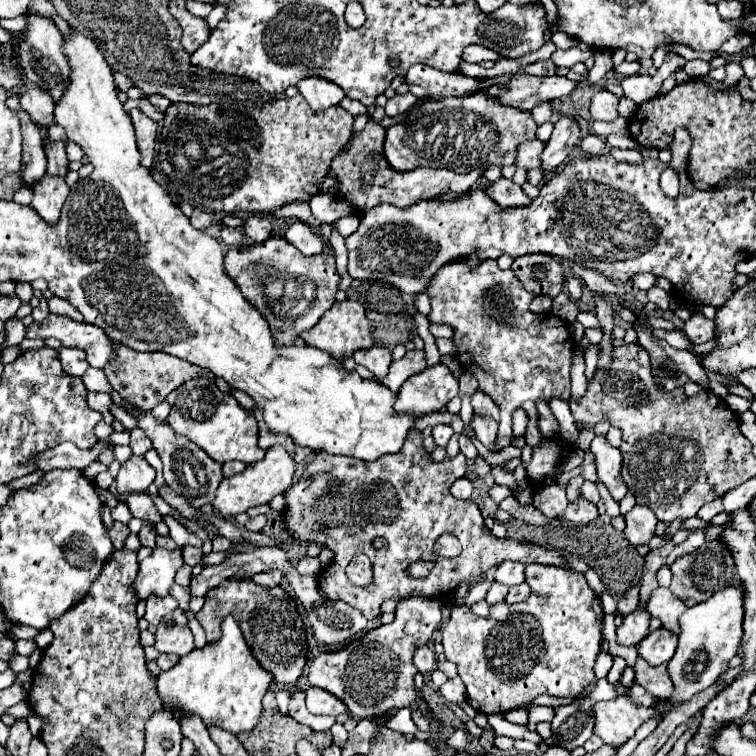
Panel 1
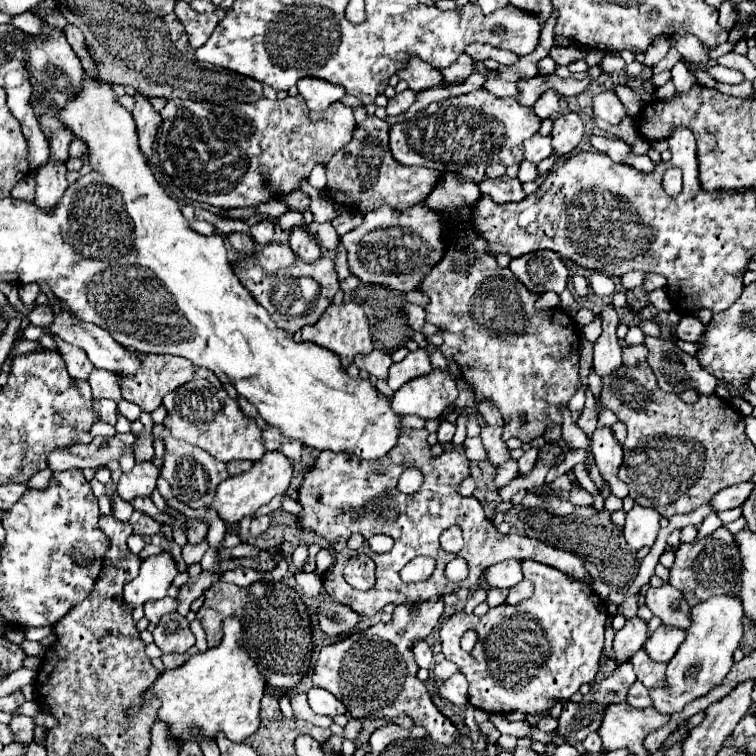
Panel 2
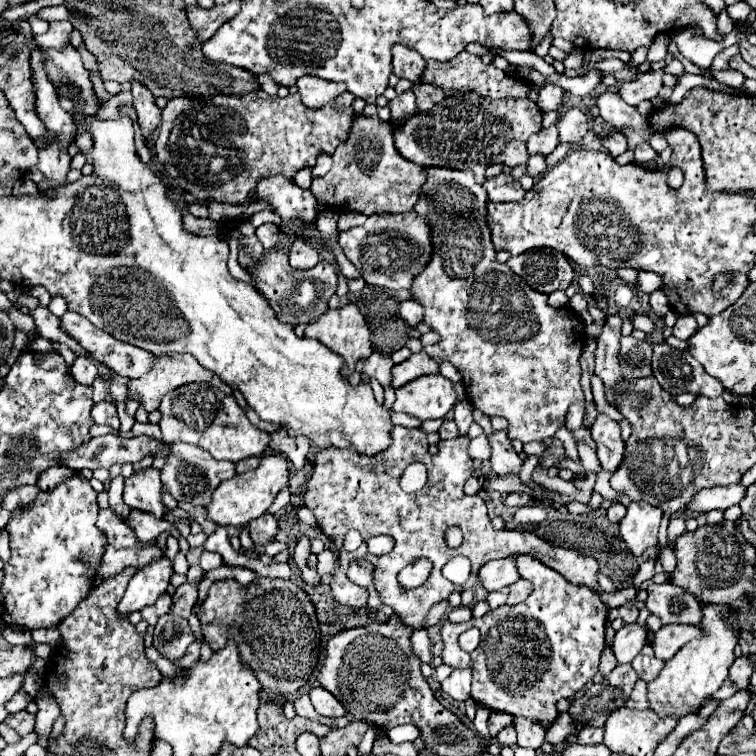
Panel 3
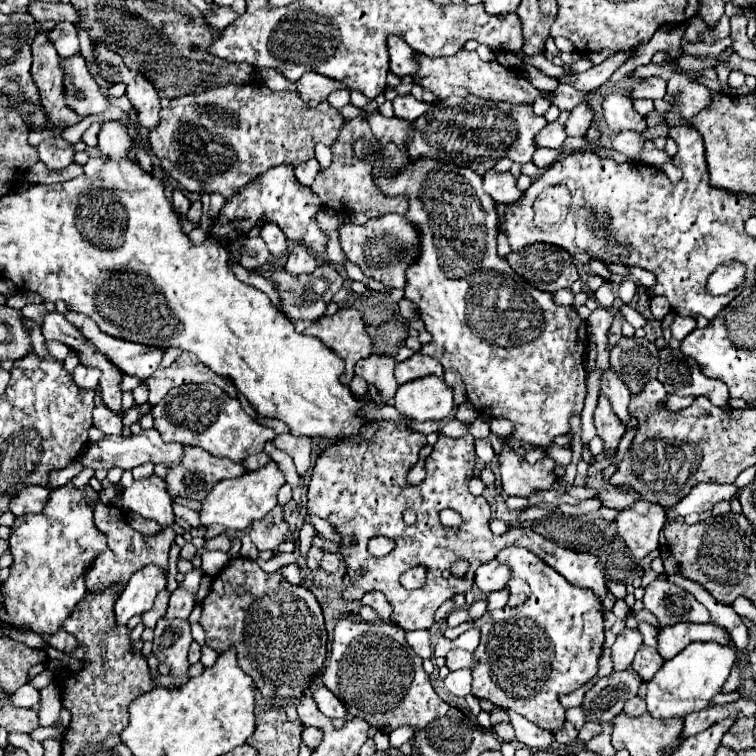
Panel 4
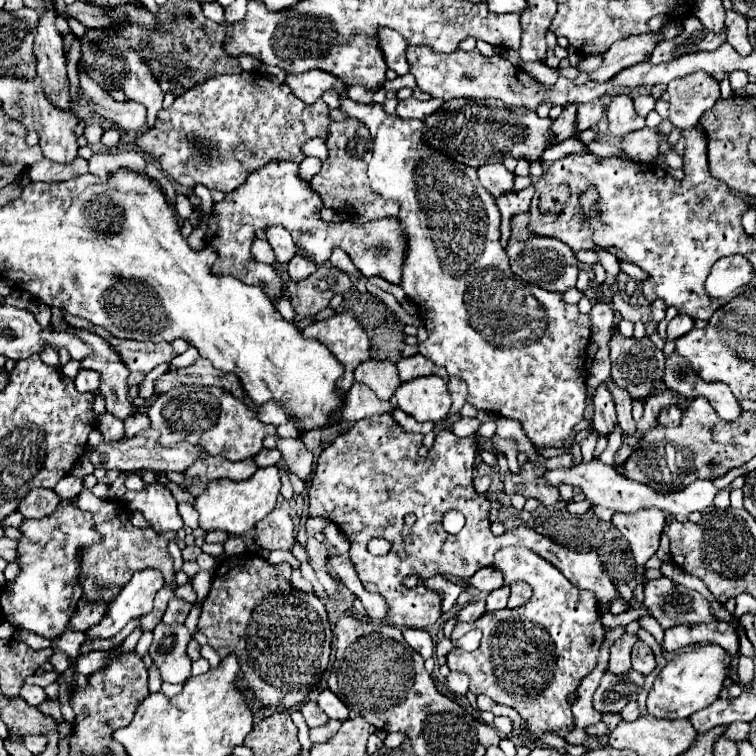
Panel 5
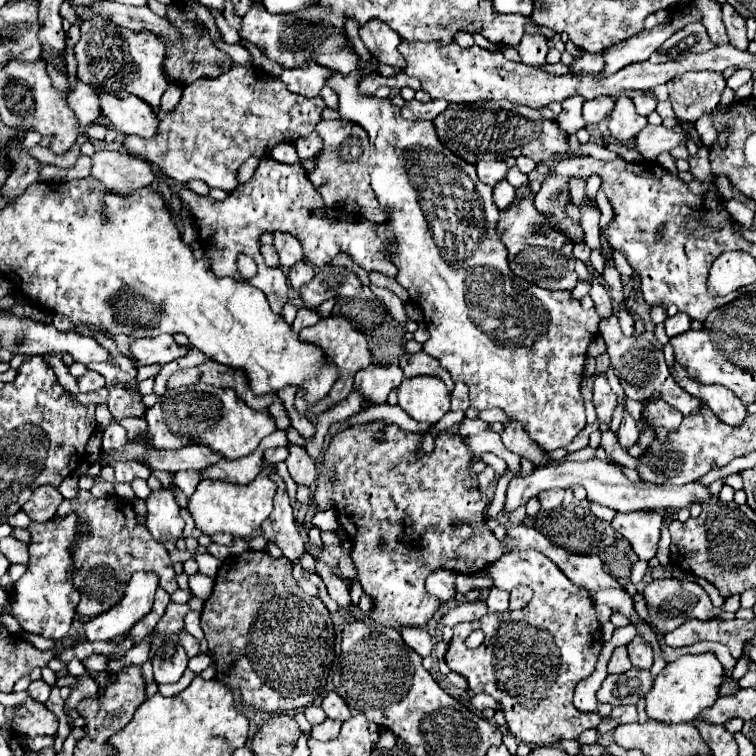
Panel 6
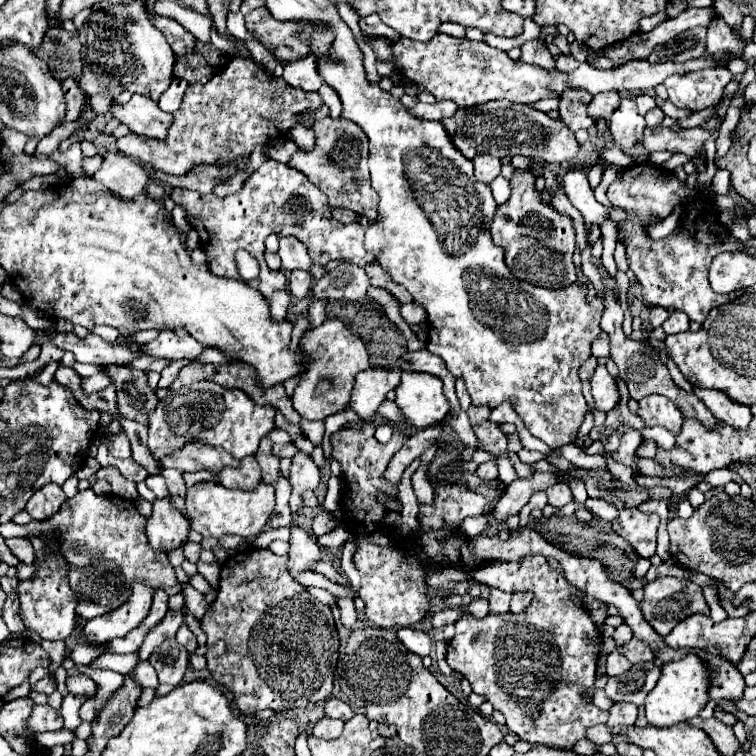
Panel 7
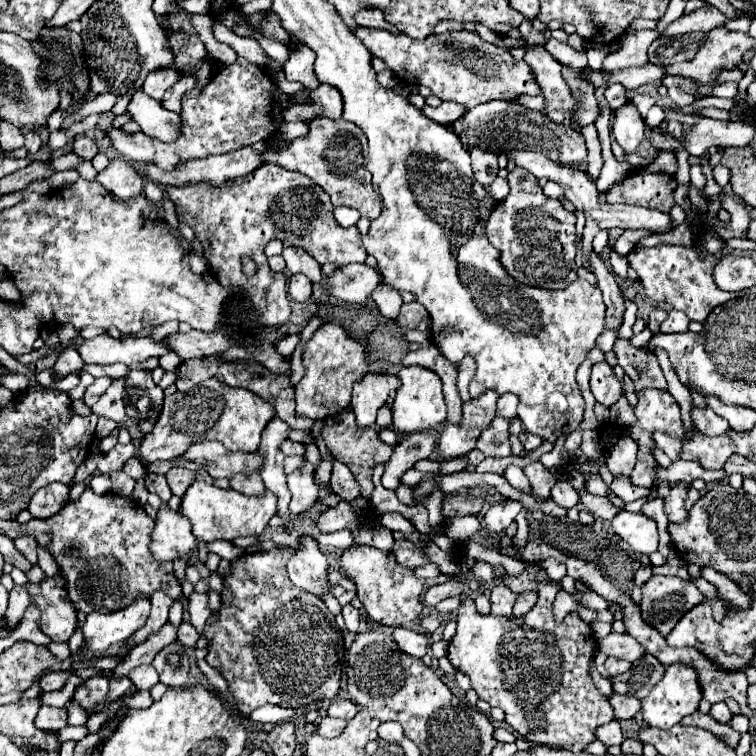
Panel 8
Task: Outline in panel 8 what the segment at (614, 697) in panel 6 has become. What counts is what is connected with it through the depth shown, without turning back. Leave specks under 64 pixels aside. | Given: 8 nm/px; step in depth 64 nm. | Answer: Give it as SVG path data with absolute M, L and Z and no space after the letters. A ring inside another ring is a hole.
M644 654L640 660L632 662L632 668L628 672L614 678L614 690L618 694L644 698L664 676L664 670L666 668L652 654Z

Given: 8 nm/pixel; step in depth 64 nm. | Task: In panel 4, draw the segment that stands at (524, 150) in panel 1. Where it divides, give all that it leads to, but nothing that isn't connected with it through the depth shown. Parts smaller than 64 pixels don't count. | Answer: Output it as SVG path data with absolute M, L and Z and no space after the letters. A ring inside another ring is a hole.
M560 112L558 120L548 124L546 128L542 128L542 132L536 136L536 144L544 146L544 148L560 148L564 144L564 140L568 138L568 134L564 132L566 122L568 122L568 112Z

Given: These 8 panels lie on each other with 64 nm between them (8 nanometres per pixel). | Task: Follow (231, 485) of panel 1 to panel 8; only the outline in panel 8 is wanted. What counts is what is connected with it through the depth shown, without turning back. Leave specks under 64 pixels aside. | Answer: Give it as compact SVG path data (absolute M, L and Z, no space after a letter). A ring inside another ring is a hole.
M194 482L180 504L180 512L190 520L192 534L202 542L234 540L240 536L260 536L268 526L268 520L276 514L276 496L266 492L264 496L244 496L236 490L222 490L206 482Z

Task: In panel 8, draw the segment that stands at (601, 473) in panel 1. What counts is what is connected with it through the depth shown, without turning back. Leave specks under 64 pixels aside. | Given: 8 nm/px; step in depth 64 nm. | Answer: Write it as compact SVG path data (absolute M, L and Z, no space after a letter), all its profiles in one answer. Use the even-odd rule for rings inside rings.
M606 360L592 366L590 388L592 388L592 394L594 394L596 402L600 402L608 408L614 402L618 402L620 396L622 396L622 384L620 384L620 380L616 378L612 366Z

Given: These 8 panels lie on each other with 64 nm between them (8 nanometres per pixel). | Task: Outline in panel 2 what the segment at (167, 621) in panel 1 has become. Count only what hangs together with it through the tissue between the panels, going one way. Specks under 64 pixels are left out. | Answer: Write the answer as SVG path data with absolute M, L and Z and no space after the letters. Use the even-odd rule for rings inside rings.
M176 612L164 614L152 634L154 634L154 644L164 654L182 654L190 646L194 646L194 634L190 630L188 620Z

